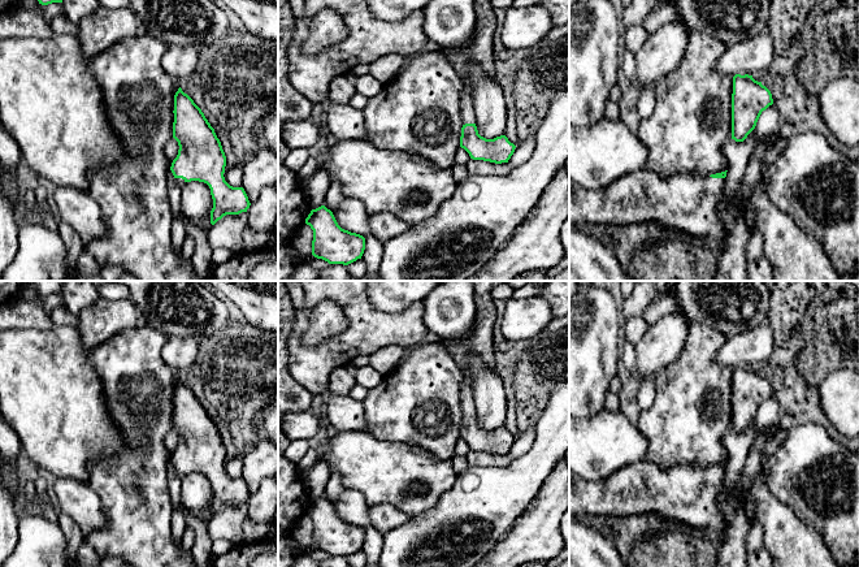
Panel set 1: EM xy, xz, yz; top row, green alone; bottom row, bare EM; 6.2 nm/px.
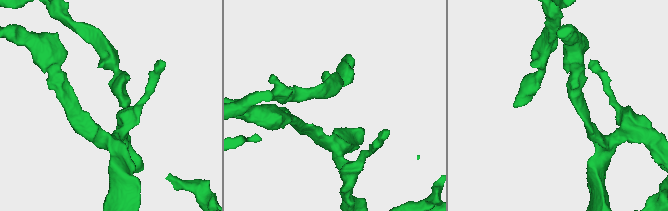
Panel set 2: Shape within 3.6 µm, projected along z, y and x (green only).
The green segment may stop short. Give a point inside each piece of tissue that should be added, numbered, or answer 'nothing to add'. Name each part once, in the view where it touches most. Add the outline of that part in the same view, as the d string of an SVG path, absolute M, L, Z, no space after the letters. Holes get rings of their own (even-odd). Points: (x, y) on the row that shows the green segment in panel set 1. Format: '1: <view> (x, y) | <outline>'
1: yz (685, 203) | M652 170L630 172L603 190L589 190L569 178L569 225L658 224L672 231L711 239L716 207L726 179L698 174L663 178Z

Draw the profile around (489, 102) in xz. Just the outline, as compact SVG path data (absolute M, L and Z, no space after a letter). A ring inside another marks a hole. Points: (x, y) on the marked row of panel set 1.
M473 60L467 65L473 81L473 107L478 134L494 139L506 134L507 105L502 85Z

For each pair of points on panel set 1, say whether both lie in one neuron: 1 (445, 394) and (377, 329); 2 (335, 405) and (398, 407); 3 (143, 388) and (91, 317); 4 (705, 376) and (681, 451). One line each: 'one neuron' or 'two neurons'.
1: two neurons
2: two neurons
3: two neurons
4: one neuron

